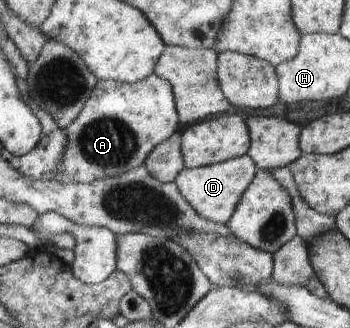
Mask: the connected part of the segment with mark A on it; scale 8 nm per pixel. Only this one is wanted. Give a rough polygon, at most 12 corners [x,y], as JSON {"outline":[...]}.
{"outline":[[99,81],[57,180],[141,167],[178,130],[171,82]]}

